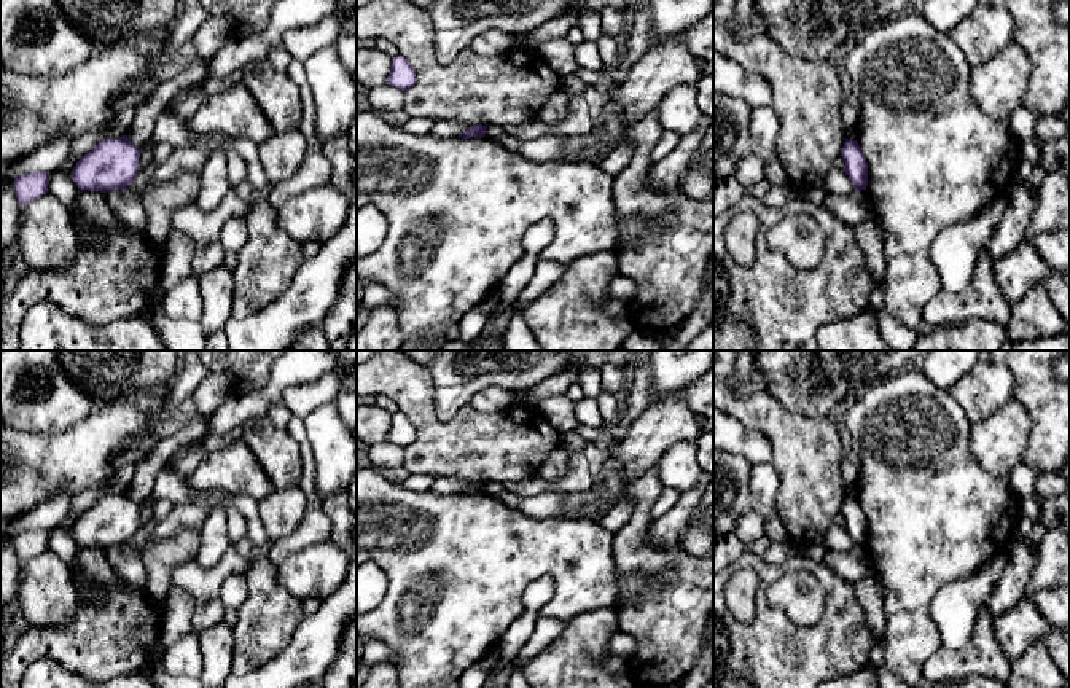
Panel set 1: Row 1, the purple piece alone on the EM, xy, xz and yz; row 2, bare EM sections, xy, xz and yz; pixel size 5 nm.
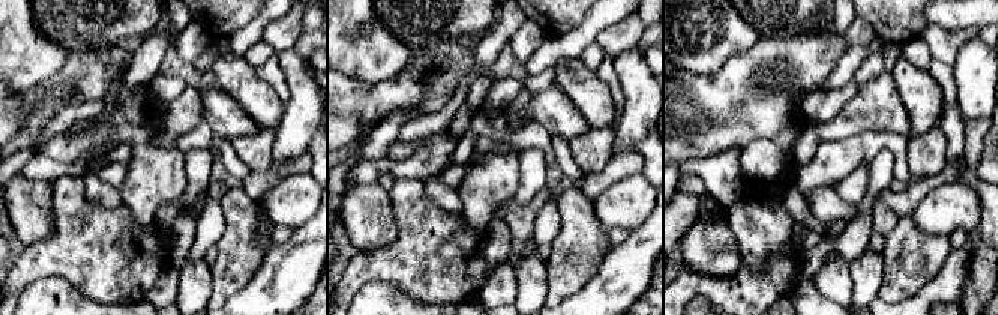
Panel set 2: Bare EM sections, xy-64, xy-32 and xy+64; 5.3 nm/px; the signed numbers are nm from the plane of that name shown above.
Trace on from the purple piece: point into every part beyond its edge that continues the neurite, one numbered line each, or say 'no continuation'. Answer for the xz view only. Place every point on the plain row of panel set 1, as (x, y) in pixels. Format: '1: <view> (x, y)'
no continuation

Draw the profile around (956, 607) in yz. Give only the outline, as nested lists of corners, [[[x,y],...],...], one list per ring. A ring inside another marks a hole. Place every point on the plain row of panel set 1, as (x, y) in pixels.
[[[1002,553],[974,575],[944,584],[930,607],[930,616],[938,629],[941,648],[959,650],[971,642],[976,621],[986,600],[1008,562]]]

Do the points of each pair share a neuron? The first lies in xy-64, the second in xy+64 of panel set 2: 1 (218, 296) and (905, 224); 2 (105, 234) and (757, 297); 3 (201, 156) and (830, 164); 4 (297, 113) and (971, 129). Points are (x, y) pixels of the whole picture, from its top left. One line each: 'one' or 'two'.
1: one
2: one
3: two
4: two

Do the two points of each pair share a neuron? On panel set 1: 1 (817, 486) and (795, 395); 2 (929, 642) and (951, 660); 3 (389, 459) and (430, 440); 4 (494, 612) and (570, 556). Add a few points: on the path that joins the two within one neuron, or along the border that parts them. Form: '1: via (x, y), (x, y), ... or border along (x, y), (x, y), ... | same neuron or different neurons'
1: border along (768, 392), (792, 411), (811, 418), (828, 416) | different neurons
2: border along (940, 647), (922, 671) | different neurons
3: border along (405, 448), (402, 464) | different neurons
4: via (505, 591), (540, 556), (550, 556) | same neuron

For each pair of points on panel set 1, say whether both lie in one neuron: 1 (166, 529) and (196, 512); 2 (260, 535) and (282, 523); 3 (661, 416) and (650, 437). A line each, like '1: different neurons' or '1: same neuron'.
1: same neuron
2: different neurons
3: same neuron

